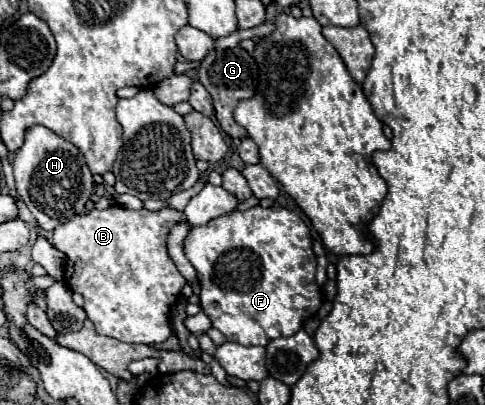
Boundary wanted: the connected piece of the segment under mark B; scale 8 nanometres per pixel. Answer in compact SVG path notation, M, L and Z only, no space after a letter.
M110 205L104 211L92 209L86 215L76 215L54 229L54 247L66 255L64 283L84 297L84 311L100 335L108 335L124 343L146 345L156 345L170 337L172 325L168 313L180 297L180 289L186 285L186 279L166 251L166 235L178 221L186 221L184 213L168 207L160 211L132 211L120 205Z

